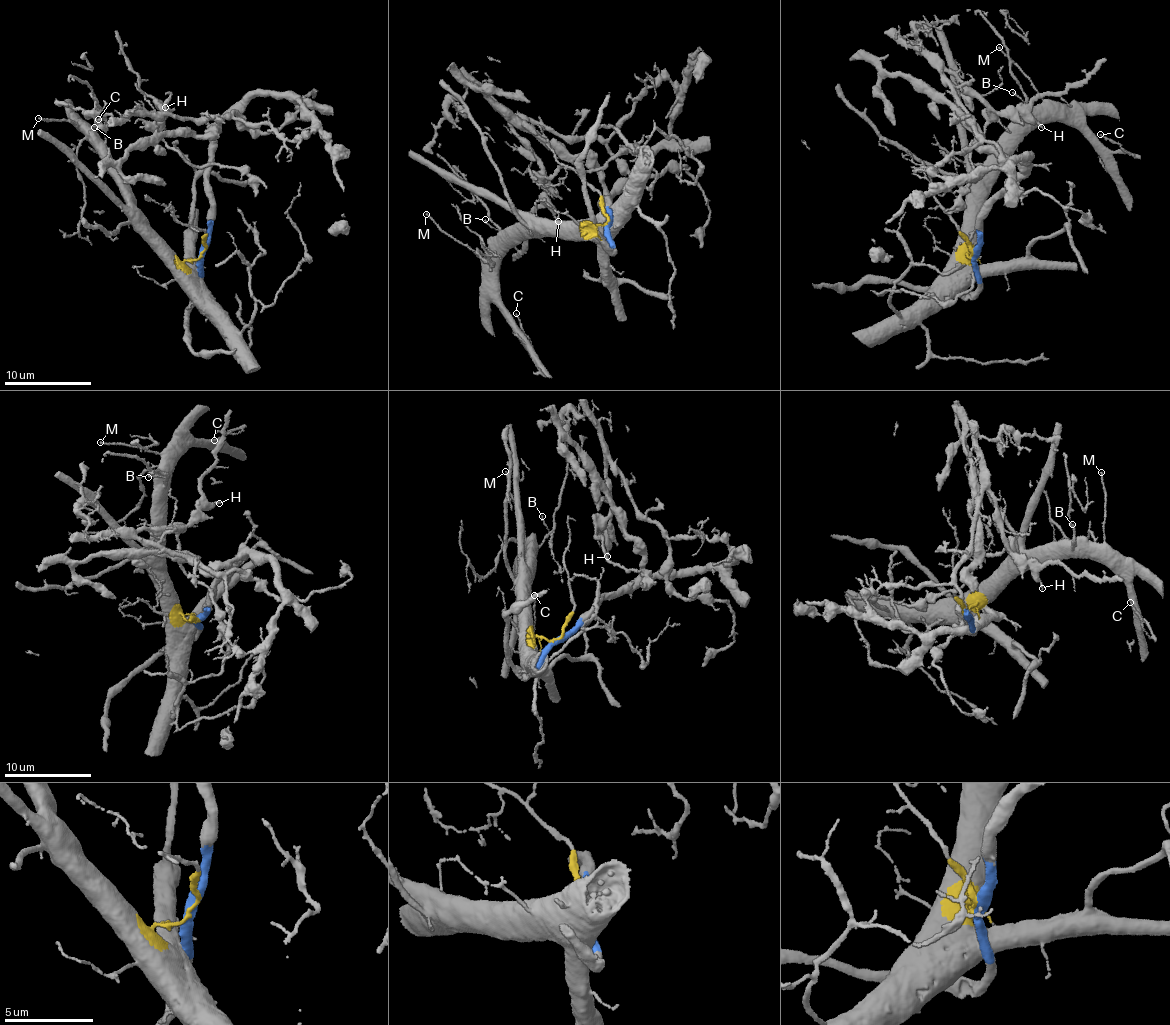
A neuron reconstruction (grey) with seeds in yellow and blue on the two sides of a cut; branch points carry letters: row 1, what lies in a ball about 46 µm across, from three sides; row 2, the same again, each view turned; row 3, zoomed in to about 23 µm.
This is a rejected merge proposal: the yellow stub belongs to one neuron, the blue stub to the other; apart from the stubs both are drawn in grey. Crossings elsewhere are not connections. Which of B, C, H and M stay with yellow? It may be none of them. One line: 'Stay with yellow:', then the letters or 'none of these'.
Stay with yellow: B, C, M

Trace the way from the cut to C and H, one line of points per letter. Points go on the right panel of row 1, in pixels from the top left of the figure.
C: (973, 254), (968, 257), (967, 234), (1025, 133), (1038, 123), (1079, 122), (1110, 151), (1133, 154), (1099, 134)
H: (974, 255), (982, 209), (1030, 158), (937, 175), (980, 141), (942, 70), (999, 112), (1024, 111), (1041, 128)

